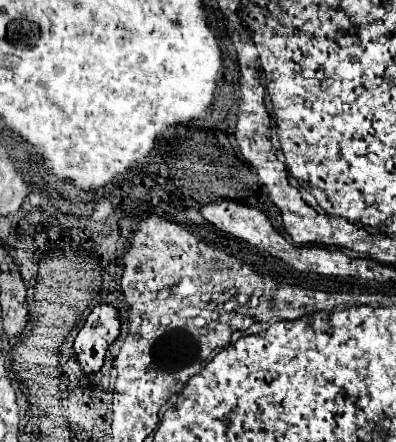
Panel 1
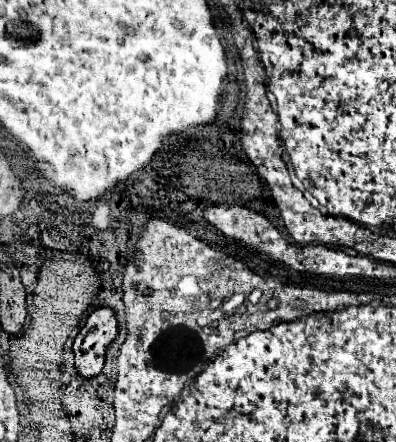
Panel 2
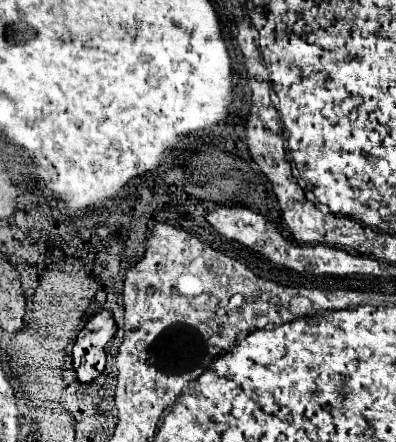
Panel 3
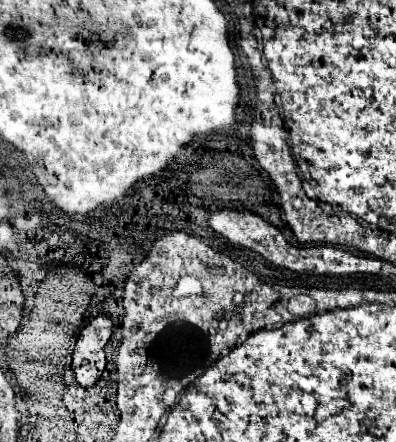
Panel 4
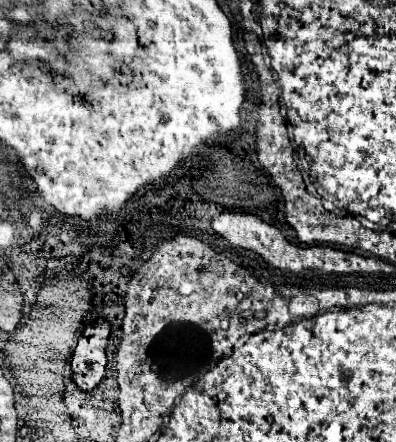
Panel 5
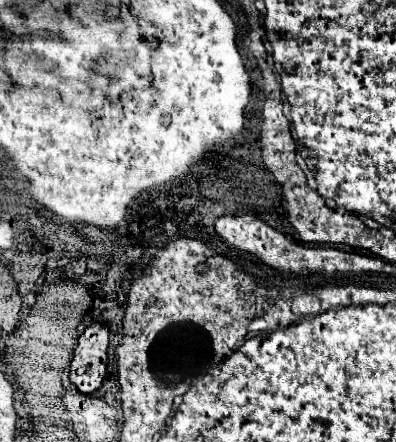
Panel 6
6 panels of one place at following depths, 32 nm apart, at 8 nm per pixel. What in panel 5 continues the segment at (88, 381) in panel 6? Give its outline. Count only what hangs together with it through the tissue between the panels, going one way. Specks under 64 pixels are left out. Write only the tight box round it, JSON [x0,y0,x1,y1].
[72,318,110,390]

